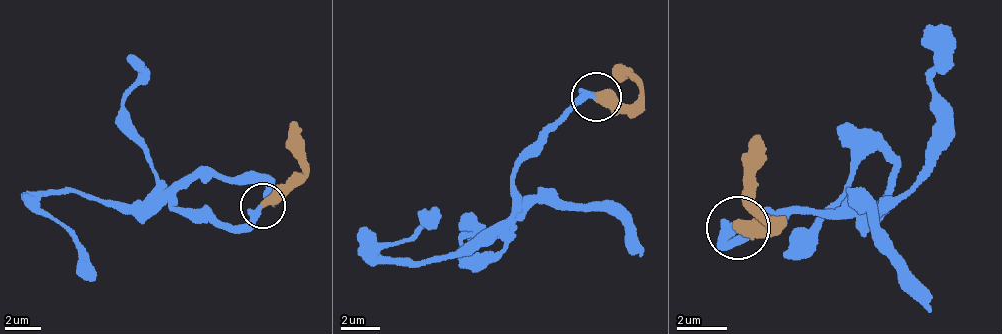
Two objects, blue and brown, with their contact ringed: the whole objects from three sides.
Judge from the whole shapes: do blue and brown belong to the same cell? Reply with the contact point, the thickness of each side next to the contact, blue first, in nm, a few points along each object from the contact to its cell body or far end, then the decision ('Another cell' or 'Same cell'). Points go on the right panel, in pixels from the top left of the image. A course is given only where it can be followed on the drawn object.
Place: (737, 228). Thickness 360 nm (blue) against 500 nm. Course of blue: (735, 224), (726, 235), (736, 240), (806, 212), (869, 216), (894, 170), (879, 148), (783, 260). Course of brown: (736, 227), (767, 220), (758, 216), (761, 134). Same cell

